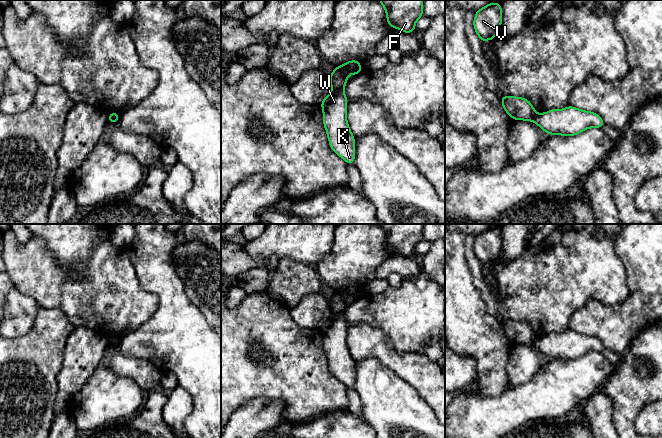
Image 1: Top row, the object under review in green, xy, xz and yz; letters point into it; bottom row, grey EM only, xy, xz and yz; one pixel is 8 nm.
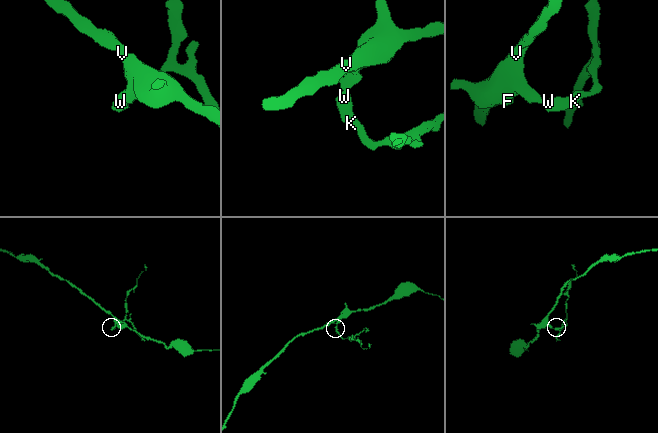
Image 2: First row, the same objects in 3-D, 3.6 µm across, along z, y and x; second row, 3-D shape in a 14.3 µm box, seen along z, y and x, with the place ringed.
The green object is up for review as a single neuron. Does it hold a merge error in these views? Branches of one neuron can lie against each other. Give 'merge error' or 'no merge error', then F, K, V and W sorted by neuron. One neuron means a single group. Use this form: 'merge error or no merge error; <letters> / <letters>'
merge error; F V / K W

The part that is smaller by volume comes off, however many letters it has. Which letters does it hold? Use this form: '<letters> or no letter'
K, W

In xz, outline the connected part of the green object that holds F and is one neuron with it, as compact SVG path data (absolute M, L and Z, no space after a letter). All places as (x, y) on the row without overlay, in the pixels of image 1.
M378 224L385 232L387 248L404 257L414 257L415 247L423 241L423 224Z

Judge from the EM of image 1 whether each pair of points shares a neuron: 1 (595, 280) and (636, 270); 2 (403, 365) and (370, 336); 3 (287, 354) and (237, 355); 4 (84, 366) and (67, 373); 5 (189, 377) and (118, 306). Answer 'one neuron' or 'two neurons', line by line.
1: two neurons
2: one neuron
3: one neuron
4: one neuron
5: two neurons

